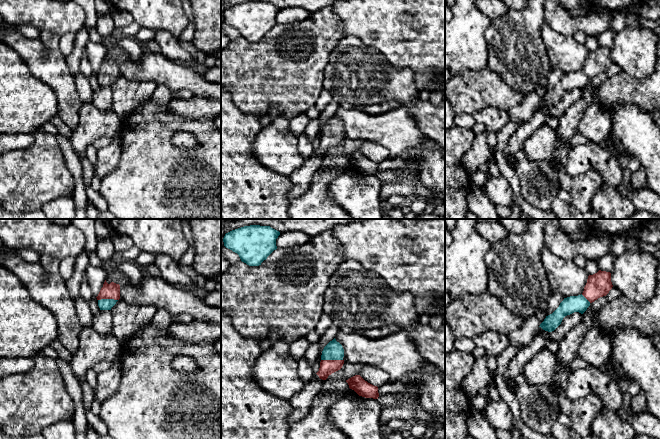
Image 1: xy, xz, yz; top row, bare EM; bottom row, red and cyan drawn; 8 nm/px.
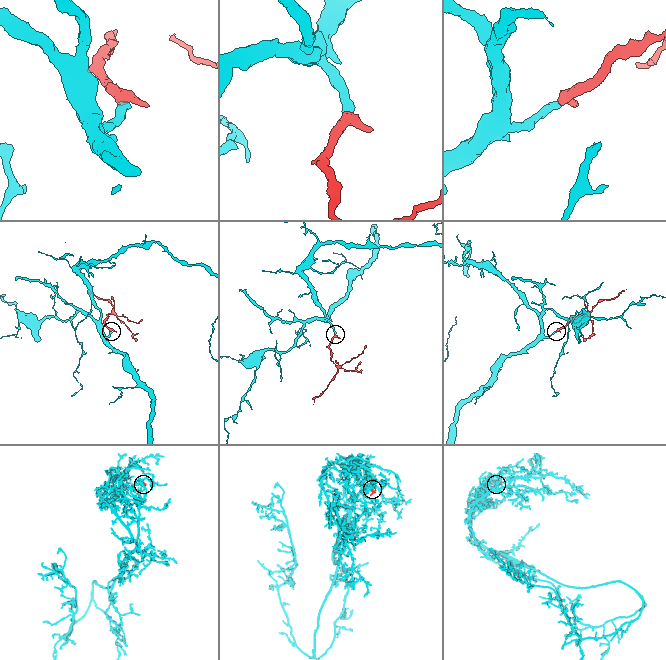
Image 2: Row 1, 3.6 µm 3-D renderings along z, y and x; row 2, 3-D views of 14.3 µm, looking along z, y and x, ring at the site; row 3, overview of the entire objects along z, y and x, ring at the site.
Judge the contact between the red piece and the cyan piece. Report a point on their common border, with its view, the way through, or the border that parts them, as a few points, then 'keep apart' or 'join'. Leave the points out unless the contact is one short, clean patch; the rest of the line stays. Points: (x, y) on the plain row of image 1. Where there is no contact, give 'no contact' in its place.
xz (332, 136) | across xz (327, 143), (332, 136), (333, 126) | join

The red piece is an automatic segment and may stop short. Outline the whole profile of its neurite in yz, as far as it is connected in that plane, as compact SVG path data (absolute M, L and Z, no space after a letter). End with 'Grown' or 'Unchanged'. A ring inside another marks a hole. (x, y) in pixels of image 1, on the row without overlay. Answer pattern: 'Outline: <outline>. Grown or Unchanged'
Outline: M599 46L597 49L589 51L583 69L564 74L559 83L546 92L539 103L548 108L554 107L565 92L574 88L583 90L592 78L606 72L612 63L610 48Z. Grown

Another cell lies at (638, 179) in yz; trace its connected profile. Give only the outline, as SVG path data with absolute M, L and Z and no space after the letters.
M640 167L636 172L632 173L631 182L632 182L633 189L639 190L647 186L645 169Z

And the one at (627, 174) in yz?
M624 168L622 184L626 187L628 191L630 191L633 194L638 190L632 188L631 178L632 178L632 172L628 168Z

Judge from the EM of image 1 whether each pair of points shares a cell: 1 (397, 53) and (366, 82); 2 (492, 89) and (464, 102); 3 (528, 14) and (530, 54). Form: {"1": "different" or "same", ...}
{"1": "different", "2": "same", "3": "same"}

